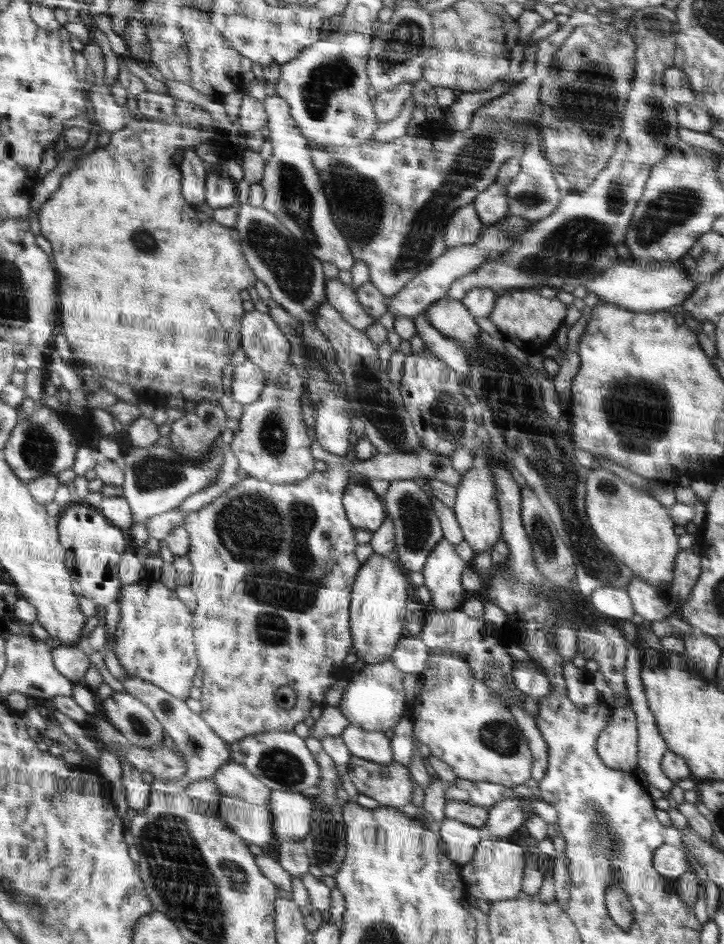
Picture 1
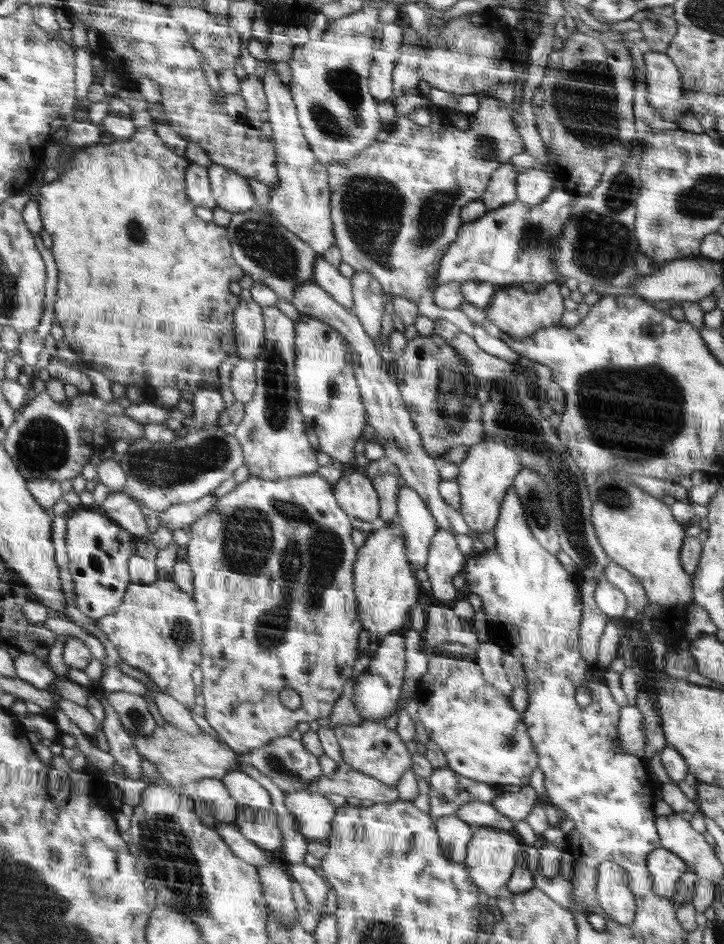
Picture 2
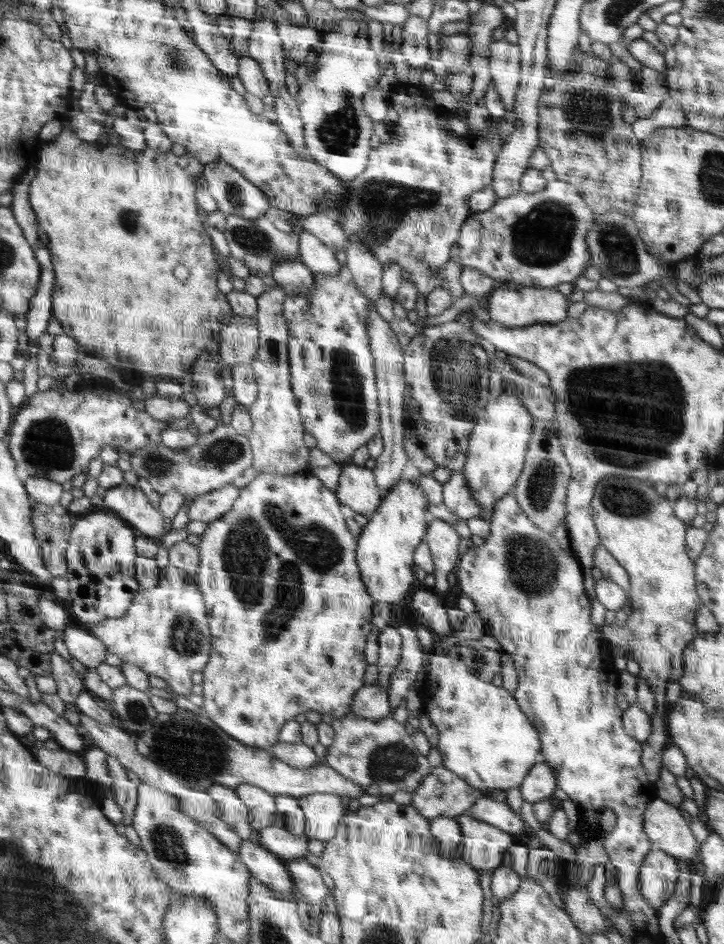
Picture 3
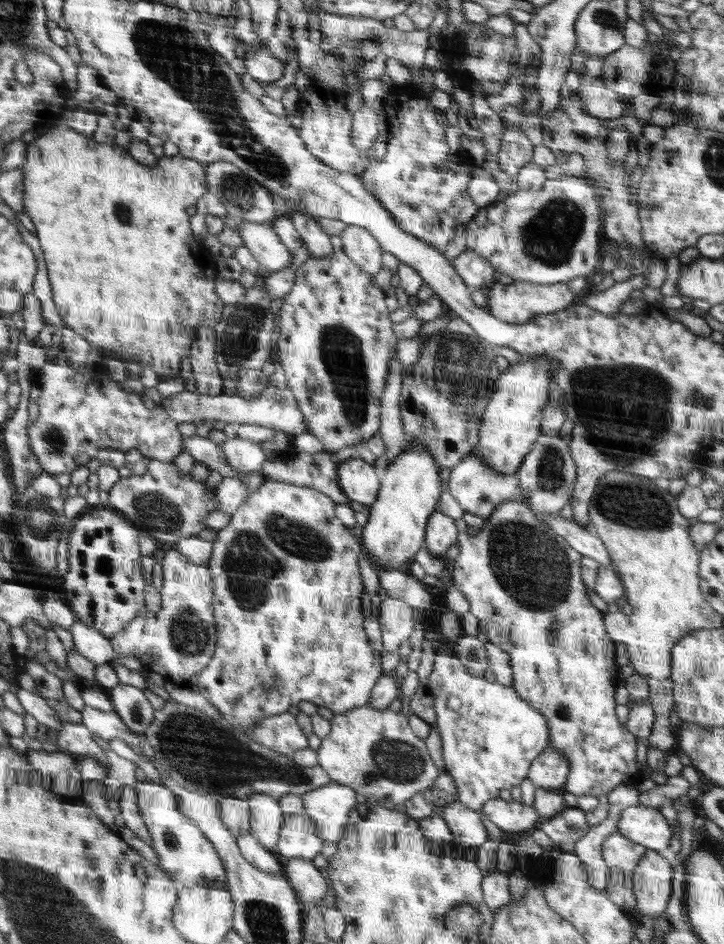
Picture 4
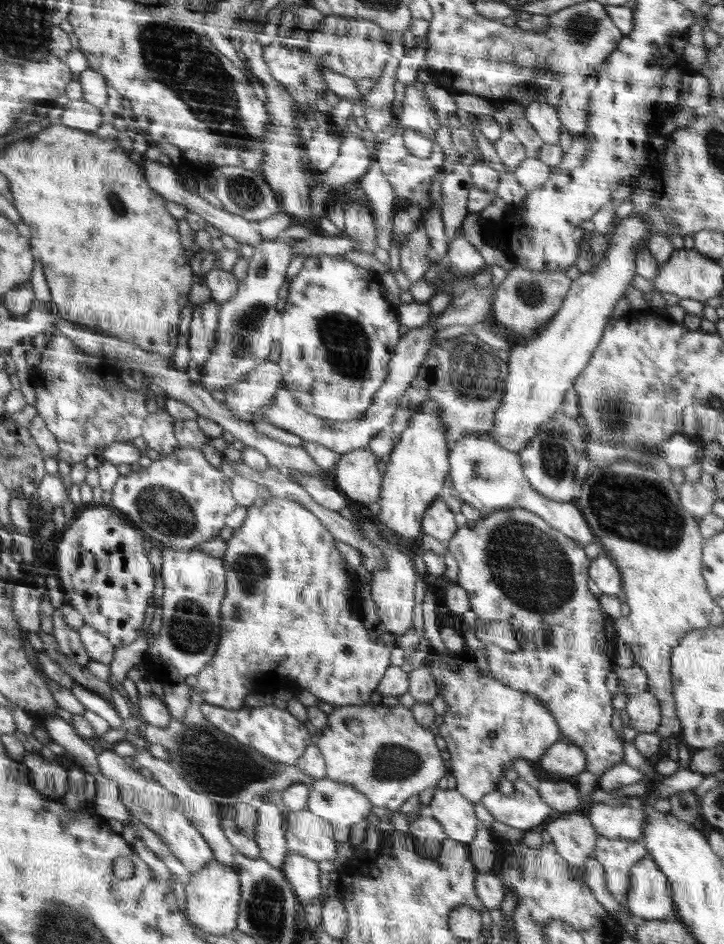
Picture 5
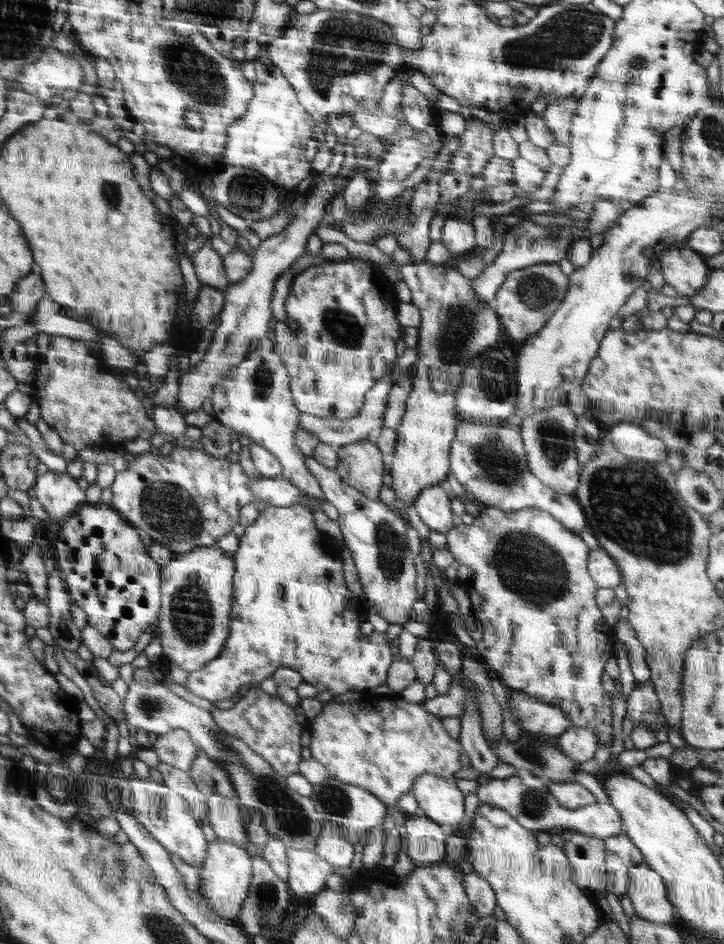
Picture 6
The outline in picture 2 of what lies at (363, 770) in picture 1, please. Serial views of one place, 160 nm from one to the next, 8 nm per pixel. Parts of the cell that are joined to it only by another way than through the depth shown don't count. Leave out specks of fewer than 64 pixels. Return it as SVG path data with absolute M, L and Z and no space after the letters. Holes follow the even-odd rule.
M337 763L336 772L332 776L322 775L318 782L308 784L308 791L325 794L340 794L340 796L354 796L360 800L372 800L374 803L387 803L398 800L397 786L388 786L376 778L362 774L348 764Z

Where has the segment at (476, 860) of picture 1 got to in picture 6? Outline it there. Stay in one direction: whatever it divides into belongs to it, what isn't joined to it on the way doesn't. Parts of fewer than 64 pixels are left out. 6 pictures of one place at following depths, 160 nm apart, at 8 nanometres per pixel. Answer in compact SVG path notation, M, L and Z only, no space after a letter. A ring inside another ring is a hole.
M422 774L410 792L426 817L443 827L457 829L465 817L465 795L452 779Z

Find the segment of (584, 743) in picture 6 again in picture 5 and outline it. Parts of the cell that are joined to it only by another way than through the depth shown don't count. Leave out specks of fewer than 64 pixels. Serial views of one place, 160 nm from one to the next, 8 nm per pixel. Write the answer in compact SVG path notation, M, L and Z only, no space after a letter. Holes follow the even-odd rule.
M560 738L539 758L534 766L554 781L571 781L586 767L584 751L573 742Z

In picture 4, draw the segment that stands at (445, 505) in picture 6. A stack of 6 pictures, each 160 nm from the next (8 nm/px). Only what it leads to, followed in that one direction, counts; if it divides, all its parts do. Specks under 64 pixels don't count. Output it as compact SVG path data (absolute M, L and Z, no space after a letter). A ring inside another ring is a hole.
M435 511L427 524L426 544L424 547L433 555L442 560L447 560L446 550L457 543L458 529L454 525L454 518Z

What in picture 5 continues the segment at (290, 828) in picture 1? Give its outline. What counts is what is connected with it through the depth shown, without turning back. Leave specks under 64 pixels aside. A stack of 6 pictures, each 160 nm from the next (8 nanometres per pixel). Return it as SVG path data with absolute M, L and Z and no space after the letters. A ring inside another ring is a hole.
M322 778L309 788L307 810L325 818L332 827L337 843L348 843L354 824L364 822L372 815L371 802L352 786Z

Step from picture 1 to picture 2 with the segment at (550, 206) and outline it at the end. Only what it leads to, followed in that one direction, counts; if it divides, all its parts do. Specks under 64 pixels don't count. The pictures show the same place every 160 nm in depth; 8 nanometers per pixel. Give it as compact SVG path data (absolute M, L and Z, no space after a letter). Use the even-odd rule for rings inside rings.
M529 169L516 177L516 201L538 206L554 190L557 181L548 176L546 169Z

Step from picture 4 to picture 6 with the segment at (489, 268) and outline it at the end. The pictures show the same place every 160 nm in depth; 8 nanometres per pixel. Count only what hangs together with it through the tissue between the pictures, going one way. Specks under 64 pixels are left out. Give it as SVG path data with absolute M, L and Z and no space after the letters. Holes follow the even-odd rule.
M457 218L447 219L442 226L441 242L452 256L477 250L473 226Z

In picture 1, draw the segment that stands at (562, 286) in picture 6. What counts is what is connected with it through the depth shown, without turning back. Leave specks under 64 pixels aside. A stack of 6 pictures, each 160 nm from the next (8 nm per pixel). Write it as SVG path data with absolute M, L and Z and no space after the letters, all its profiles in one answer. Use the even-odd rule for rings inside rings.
M519 290L509 294L498 295L493 309L489 312L490 322L493 322L504 338L522 347L526 342L538 344L538 339L546 342L556 337L558 327L565 322L566 305L557 298L544 298L537 290Z

